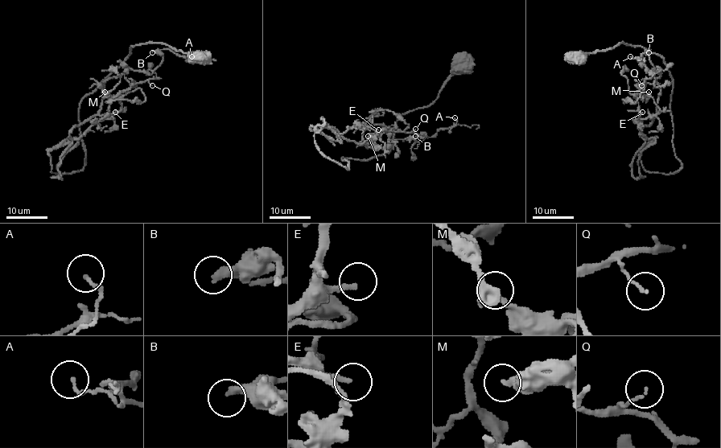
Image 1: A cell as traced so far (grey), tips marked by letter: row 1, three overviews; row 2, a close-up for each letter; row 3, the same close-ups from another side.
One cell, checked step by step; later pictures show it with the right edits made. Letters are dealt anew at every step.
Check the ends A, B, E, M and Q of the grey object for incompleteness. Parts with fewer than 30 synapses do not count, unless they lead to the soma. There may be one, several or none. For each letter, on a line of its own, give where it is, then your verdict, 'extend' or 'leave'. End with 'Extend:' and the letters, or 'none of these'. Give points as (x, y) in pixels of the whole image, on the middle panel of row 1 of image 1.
A: at (455, 117); leave
B: at (415, 136); leave
E: at (378, 129); extend
M: at (368, 136); leave
Q: at (415, 129); leave
Extend: E

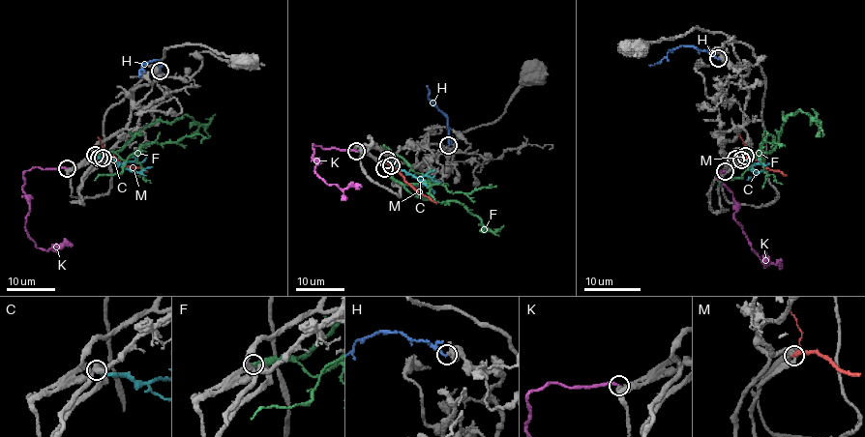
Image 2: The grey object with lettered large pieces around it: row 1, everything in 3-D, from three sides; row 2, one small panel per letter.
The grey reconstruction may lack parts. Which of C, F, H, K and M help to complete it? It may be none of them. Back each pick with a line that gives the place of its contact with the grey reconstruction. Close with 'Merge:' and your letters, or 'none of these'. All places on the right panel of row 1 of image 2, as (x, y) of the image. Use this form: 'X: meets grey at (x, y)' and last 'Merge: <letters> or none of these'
F: meets grey at (745, 156)
Merge: F

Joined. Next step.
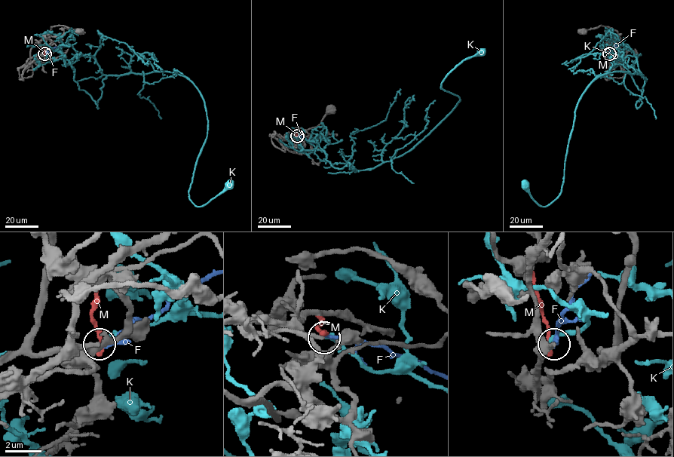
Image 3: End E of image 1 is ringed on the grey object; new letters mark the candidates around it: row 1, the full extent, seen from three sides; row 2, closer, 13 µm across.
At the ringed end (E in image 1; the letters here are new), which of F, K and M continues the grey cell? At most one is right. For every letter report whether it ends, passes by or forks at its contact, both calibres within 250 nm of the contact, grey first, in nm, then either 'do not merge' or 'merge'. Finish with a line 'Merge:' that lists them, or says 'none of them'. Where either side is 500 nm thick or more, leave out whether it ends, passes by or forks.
F: it ends | 200/220 nm | do not merge
K: it ends | 200/240 nm | do not merge
M: it ends | 200/280 nm | do not merge
Merge: none of them

